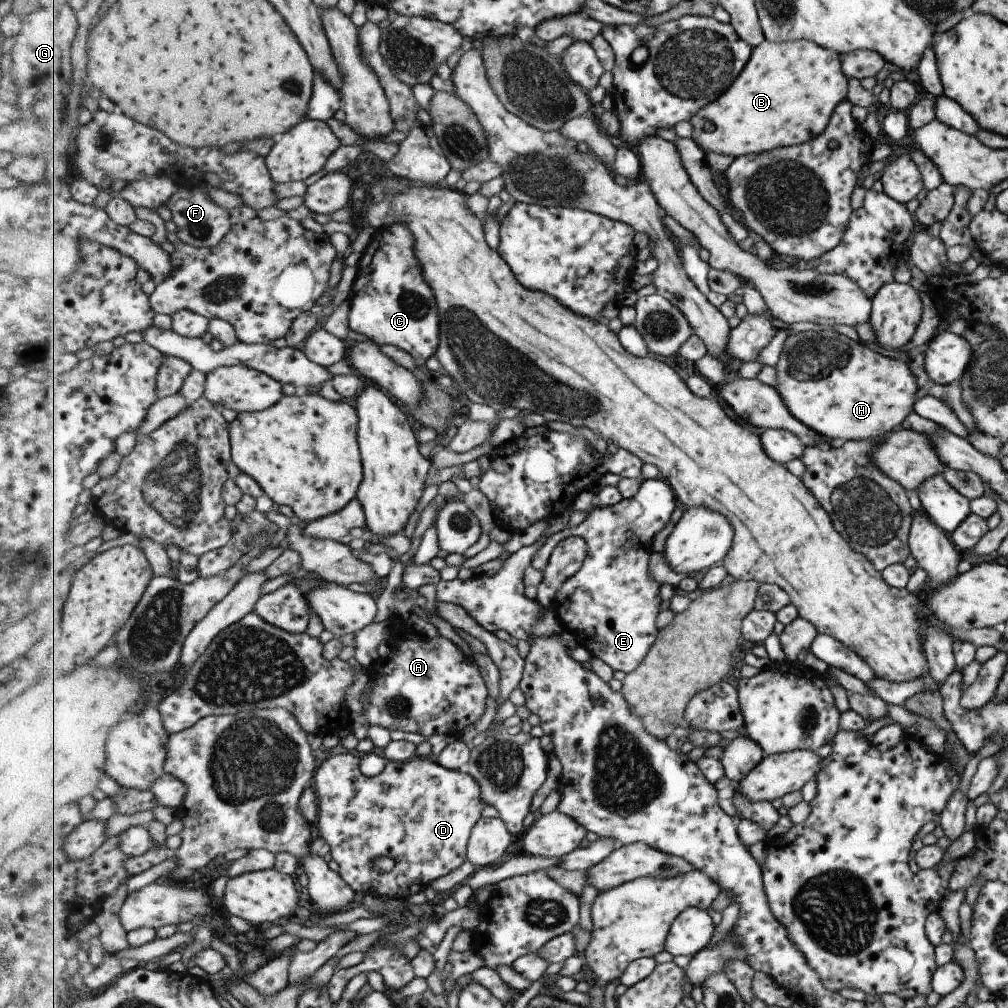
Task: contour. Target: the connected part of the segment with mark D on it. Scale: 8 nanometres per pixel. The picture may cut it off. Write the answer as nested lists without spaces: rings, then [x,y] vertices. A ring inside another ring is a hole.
[[[352,752],[341,753],[326,759],[320,766],[320,770],[316,773],[316,791],[320,794],[321,815],[316,823],[316,833],[332,846],[333,858],[339,863],[341,875],[348,881],[348,884],[354,888],[356,892],[372,894],[376,897],[398,898],[408,900],[411,896],[424,892],[430,888],[432,882],[436,882],[438,878],[450,874],[456,868],[460,868],[466,860],[468,860],[469,842],[476,825],[483,819],[482,812],[488,806],[488,802],[484,802],[484,792],[480,786],[480,780],[476,780],[470,772],[464,772],[463,769],[452,770],[446,768],[438,760],[432,760],[429,757],[416,757],[408,762],[390,761],[386,768],[377,776],[370,778],[362,772],[360,768],[360,756],[352,754]],[[382,856],[389,856],[395,859],[395,867],[389,872],[382,872],[374,866],[374,862]]]

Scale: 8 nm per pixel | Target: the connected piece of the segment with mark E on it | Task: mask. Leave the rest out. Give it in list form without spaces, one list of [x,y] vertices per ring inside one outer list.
[[[645,480],[638,496],[624,499],[616,506],[596,506],[584,522],[546,538],[536,554],[543,571],[550,566],[552,554],[562,540],[578,535],[588,541],[588,558],[582,570],[558,592],[556,607],[560,608],[566,630],[575,635],[578,644],[589,648],[595,657],[602,658],[615,670],[626,673],[638,670],[659,639],[663,584],[652,576],[650,562],[655,552],[652,546],[676,512],[678,500],[671,484]]]

